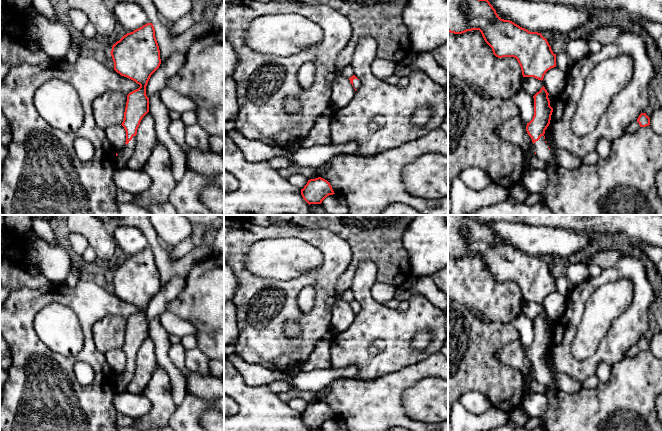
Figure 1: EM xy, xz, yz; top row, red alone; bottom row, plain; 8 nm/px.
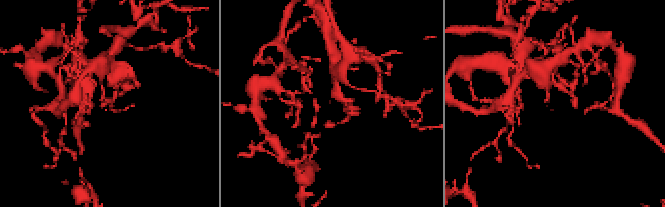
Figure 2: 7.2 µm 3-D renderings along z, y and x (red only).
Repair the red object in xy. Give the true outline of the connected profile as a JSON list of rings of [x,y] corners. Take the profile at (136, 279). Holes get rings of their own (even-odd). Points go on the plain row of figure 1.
[[[152,247],[127,257],[112,270],[111,280],[114,294],[140,311],[127,319],[122,350],[126,355],[126,372],[116,380],[116,392],[127,389],[134,371],[137,353],[142,342],[149,336],[149,322],[146,310],[151,299],[161,288],[160,274]]]

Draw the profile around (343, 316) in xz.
[[[338,295],[335,299],[331,318],[331,332],[340,334],[349,329],[355,319],[355,313],[350,304]]]

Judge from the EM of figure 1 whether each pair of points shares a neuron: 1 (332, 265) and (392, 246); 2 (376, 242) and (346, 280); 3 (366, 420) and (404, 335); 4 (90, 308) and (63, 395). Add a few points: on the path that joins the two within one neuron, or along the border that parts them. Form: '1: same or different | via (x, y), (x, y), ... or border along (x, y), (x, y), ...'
1: different | border along (342, 238), (350, 247), (351, 260), (338, 279)
2: same | via (366, 250), (353, 263), (351, 270)
3: different | border along (409, 365), (365, 381)
4: same | via (88, 330), (88, 348), (63, 373)

